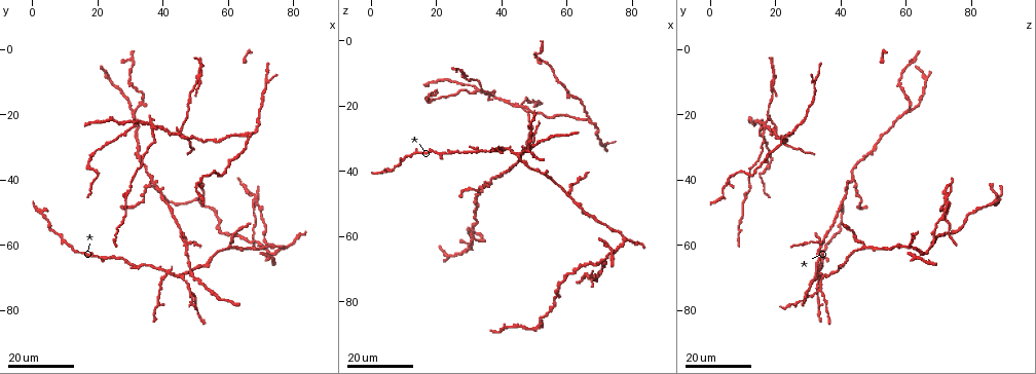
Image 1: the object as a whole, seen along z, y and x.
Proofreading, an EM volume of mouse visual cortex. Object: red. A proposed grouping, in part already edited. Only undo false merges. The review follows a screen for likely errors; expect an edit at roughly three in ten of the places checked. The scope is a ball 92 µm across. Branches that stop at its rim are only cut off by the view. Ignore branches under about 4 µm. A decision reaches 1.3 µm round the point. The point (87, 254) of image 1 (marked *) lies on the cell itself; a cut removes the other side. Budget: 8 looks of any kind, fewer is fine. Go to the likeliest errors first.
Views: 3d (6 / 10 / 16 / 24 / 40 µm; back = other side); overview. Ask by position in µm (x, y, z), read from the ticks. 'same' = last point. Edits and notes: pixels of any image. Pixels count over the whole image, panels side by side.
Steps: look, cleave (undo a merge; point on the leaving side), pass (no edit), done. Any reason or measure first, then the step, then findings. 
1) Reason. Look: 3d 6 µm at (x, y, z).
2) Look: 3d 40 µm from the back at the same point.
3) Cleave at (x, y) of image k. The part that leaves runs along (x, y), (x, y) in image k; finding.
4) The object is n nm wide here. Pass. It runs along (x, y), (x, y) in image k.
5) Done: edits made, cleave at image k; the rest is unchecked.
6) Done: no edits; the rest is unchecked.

Looks like a crossing. Look: 3d 16 µm at (36.0, 24.0, 17.0).

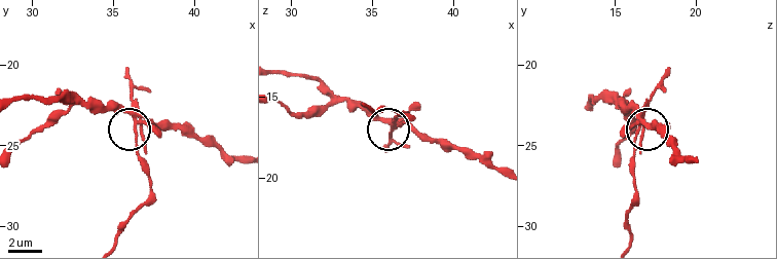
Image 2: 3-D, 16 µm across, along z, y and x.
Look: 3d 10 µm at (36.4, 23.5, 16.6).

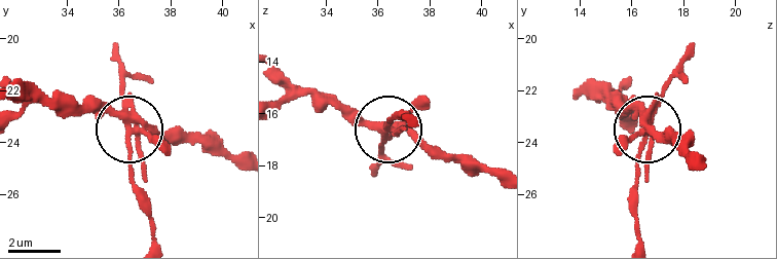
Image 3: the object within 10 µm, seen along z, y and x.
Look: 3d 6 µm at (36.4, 23.4, 16.6).

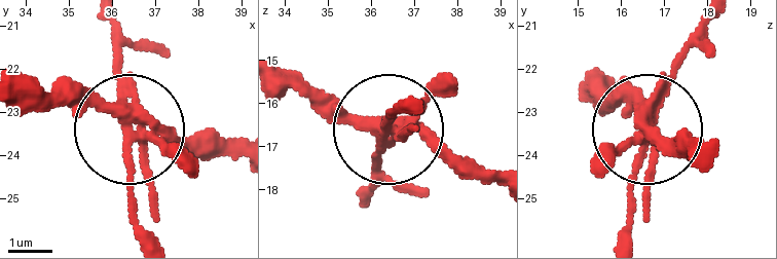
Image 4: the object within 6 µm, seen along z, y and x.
The object is 270 nm wide here. Cleave at (169, 149) of image 4. The part that leaves runs along (121, 117), (136, 235) in image 4; two cells meet here.

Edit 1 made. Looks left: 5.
Three arms meet. Look: 3d 24 µm at (68.5, 46.5, 73.0).

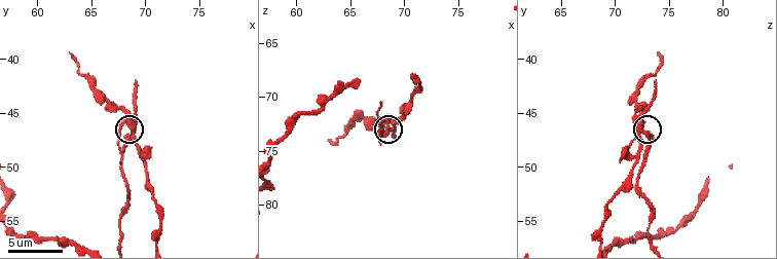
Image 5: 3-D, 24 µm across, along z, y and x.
Look: 3d 6 µm at (69.0, 46.8, 73.0).

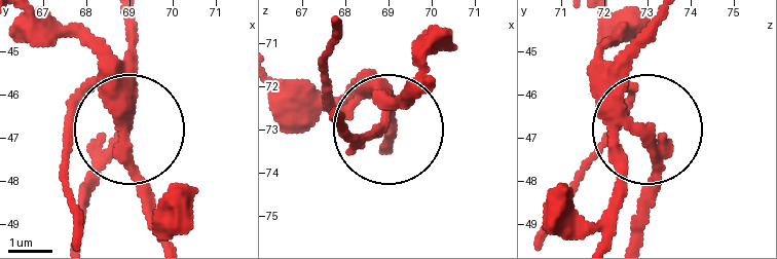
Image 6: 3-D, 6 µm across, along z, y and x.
From behind. Look: 3d 6 µm from the back at (68.85, 46.80, 72.85).

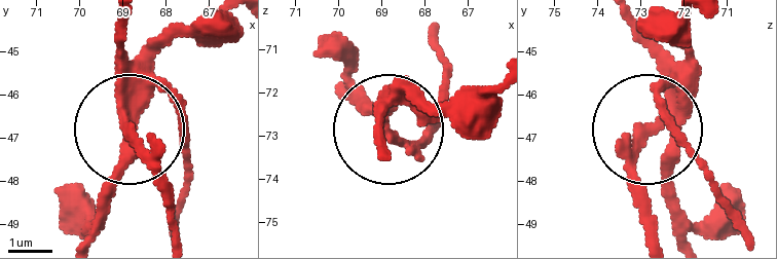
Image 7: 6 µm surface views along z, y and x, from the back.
3 arms meet here. Pass. Continuous, no second cell.

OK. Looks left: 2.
Four arms meet. Look: 3d 16 µm at (41.5, 69.0, 33.0).

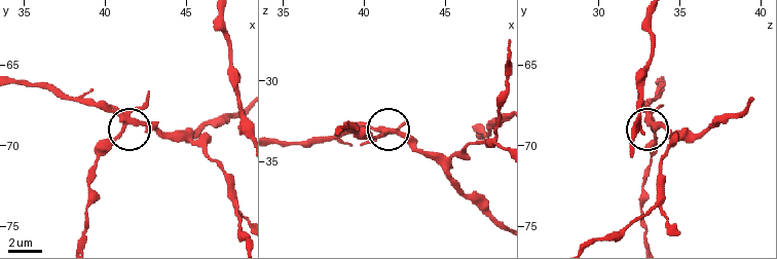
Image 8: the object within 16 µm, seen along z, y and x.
Look: 3d 6 µm at (41.3, 68.8, 33.3).

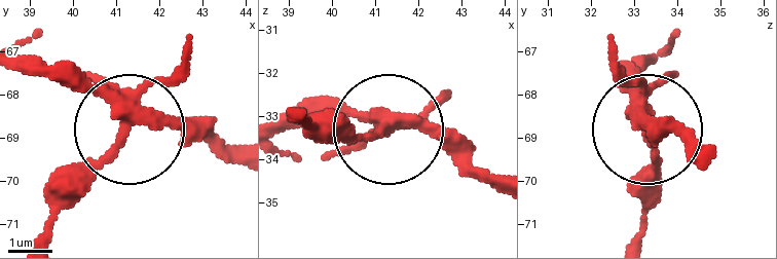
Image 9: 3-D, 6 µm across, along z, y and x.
Cleave at (343, 153) of image 9. The part that leaves runs along (390, 122), (335, 134), (309, 119) in image 9; a second cell is stuck on.

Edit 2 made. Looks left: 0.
Done: edits made, cleave at image 4, cleave at image 9; the rest is unchecked.

